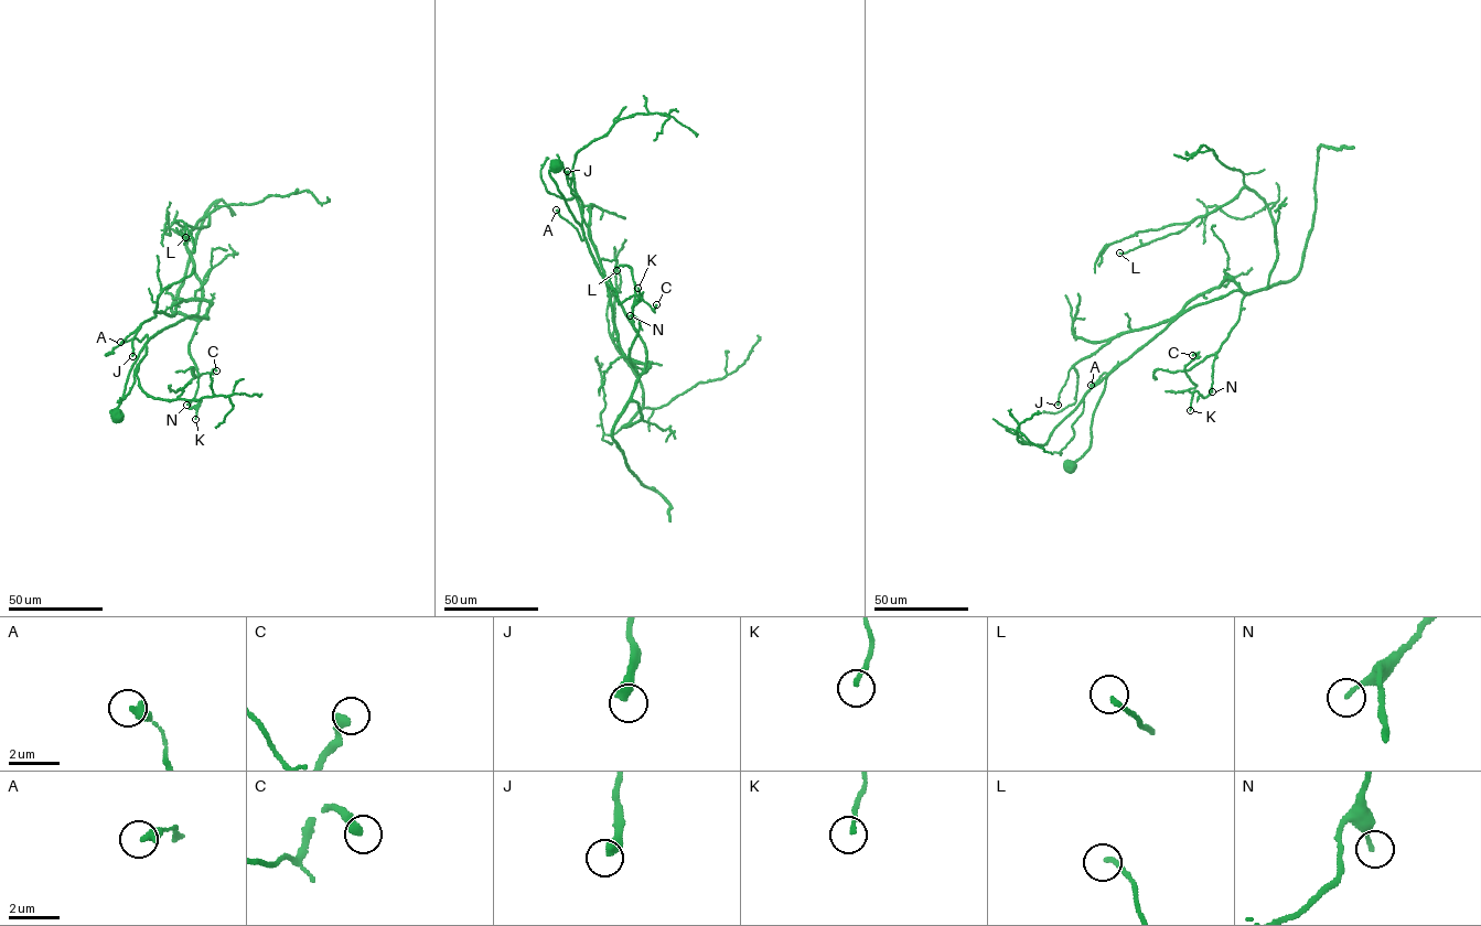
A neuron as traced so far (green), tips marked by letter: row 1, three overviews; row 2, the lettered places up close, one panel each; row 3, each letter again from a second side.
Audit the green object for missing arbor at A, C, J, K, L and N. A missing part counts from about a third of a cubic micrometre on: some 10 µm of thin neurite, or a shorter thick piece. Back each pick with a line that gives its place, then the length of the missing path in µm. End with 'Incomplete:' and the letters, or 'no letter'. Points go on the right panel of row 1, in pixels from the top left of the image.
Incomplete: no letter

